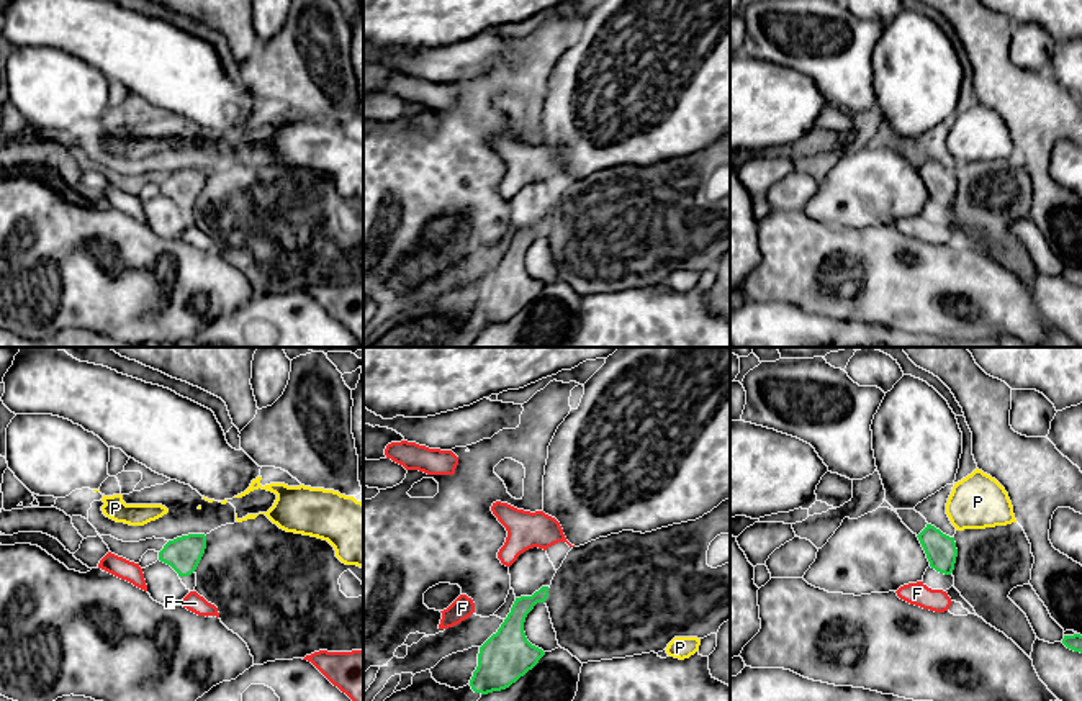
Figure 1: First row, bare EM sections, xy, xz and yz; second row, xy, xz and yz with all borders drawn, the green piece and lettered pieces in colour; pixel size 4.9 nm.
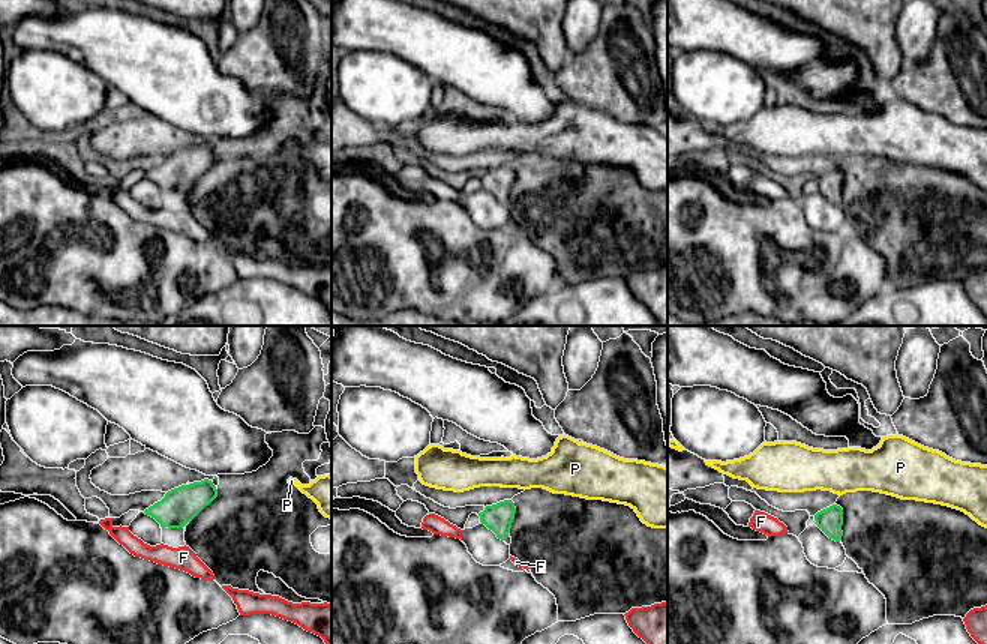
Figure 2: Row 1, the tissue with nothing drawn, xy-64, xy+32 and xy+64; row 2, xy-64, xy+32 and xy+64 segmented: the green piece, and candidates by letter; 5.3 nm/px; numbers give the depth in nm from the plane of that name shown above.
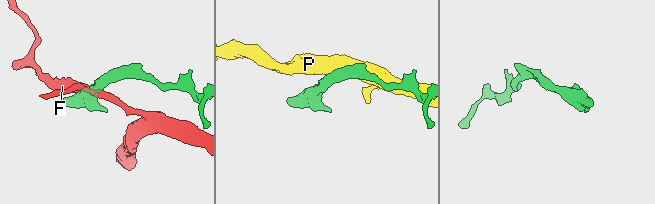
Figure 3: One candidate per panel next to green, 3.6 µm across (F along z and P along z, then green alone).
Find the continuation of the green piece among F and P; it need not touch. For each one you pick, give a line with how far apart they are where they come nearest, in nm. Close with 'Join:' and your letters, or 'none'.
Join: none

